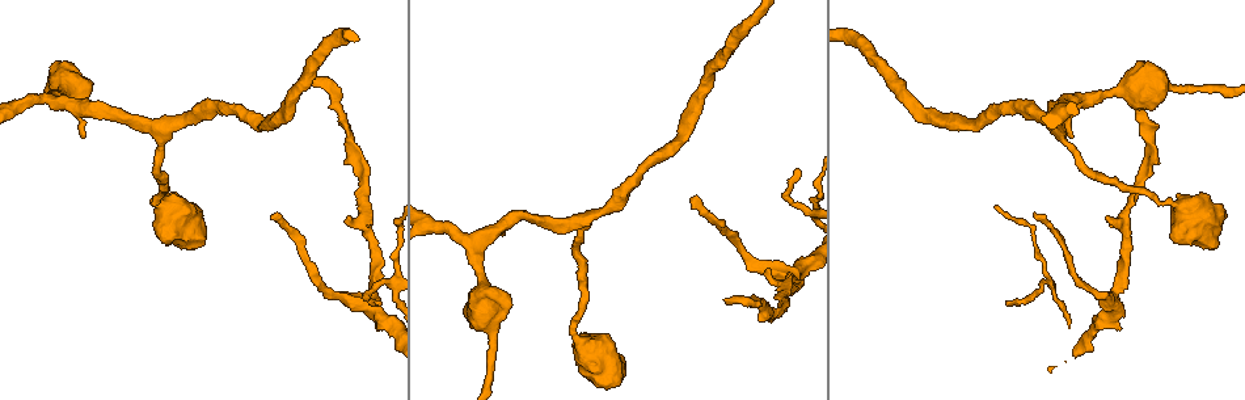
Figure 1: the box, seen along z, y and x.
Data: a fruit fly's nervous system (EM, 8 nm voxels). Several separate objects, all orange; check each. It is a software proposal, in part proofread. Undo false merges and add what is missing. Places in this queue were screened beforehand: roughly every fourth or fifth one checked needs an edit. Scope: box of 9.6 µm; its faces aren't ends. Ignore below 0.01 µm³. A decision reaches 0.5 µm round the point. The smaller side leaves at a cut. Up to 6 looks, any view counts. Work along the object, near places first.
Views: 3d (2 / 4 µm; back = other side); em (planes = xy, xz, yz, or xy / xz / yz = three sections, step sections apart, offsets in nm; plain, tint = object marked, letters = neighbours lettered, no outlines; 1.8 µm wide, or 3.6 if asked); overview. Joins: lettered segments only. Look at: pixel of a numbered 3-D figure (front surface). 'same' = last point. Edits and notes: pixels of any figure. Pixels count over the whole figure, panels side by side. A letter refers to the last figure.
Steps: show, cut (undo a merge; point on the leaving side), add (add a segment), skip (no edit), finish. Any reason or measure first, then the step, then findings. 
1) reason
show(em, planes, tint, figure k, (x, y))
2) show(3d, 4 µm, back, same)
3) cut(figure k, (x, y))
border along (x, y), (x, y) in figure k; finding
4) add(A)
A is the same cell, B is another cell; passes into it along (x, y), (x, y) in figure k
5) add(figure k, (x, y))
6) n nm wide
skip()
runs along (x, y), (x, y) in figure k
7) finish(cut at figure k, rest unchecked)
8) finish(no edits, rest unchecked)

abrupt turn
show(3d, 4 µm, figure 1, (187, 238))

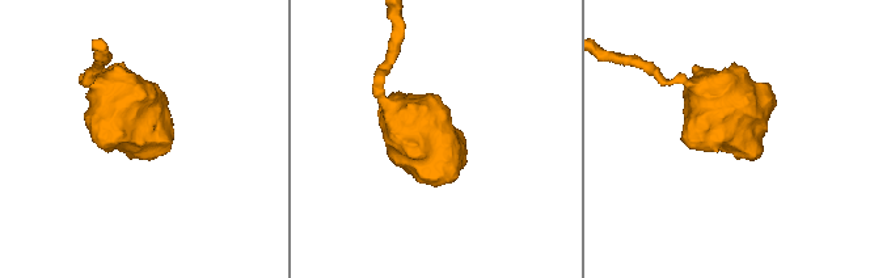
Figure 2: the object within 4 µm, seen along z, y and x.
shape alone is not enough
show(em, 3.6 µm, planes, letters, figure 2, (736, 137))

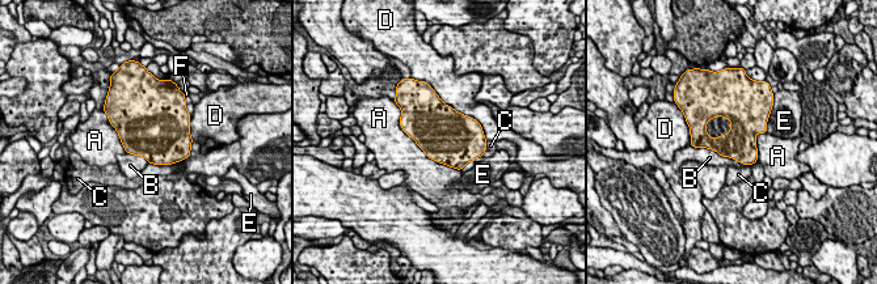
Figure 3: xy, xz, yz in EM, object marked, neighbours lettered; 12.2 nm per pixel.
skip()
A, B, C, D, E and F are other cells; border along (690, 144), (712, 148), (743, 165) in figure 3; one neuron here

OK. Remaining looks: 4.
an open end
show(em, planes, tint, figure 1, (765, 270))

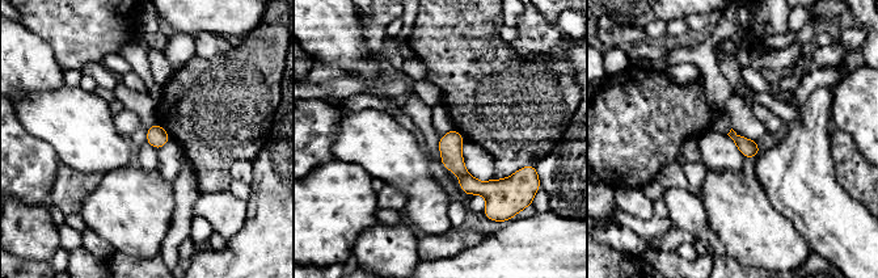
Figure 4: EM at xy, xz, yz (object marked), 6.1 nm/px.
what lies round it
show(em, planes, letters, same)

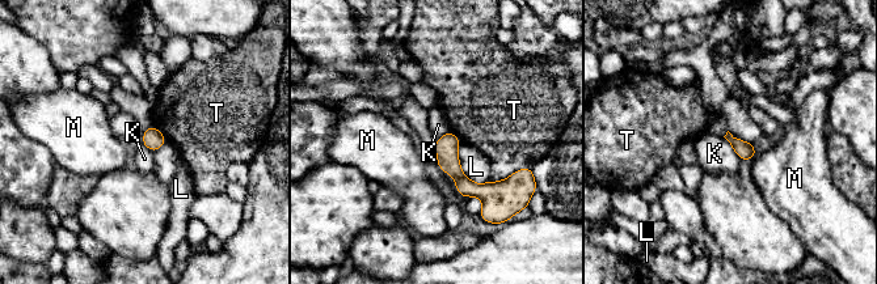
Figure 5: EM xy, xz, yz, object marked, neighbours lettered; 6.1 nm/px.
skip()
K, L, M and T are other cells; border along (724, 136), (740, 160) in figure 5; none of them fits

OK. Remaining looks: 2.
show(em, xy, step 16, letters, figure 1, (724, 299))

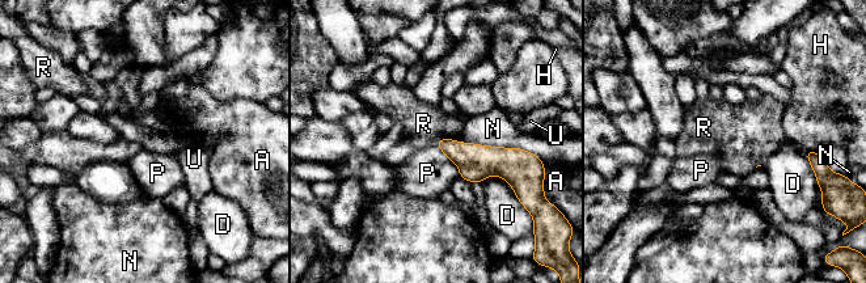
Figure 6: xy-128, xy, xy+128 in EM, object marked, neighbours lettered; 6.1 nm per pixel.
show(em, xz, step 4, letters, same)

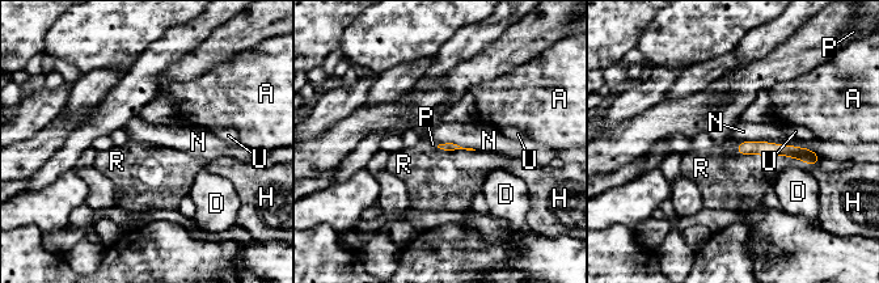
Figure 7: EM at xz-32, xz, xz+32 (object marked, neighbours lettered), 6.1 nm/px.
add(R)
R is the same cell, A, D, H, N, P and U are other cells; passes into it along (448, 146), (444, 150), (419, 163) in figure 7; the neuron continues

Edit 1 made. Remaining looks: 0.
finish(add at figure 7, rest unchecked)

